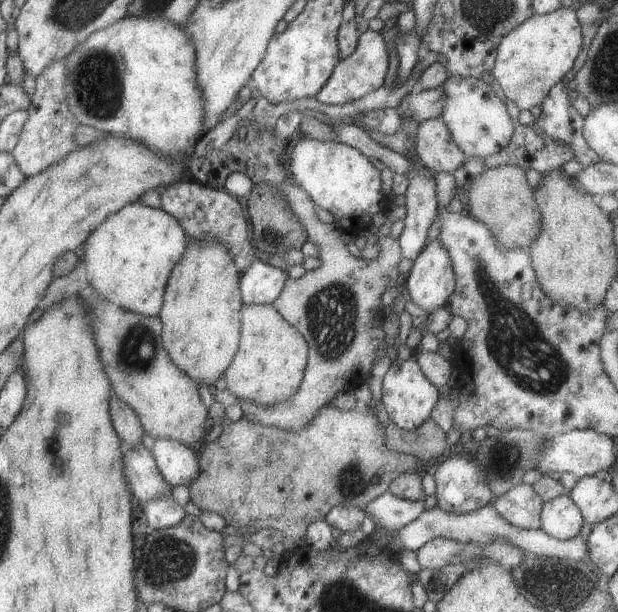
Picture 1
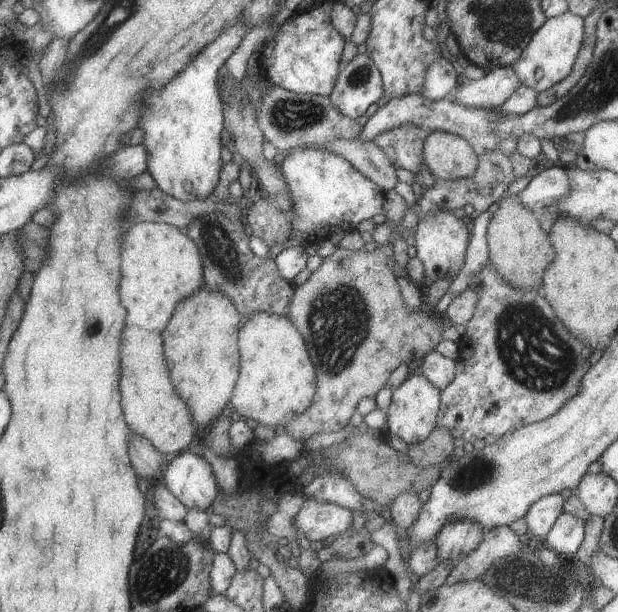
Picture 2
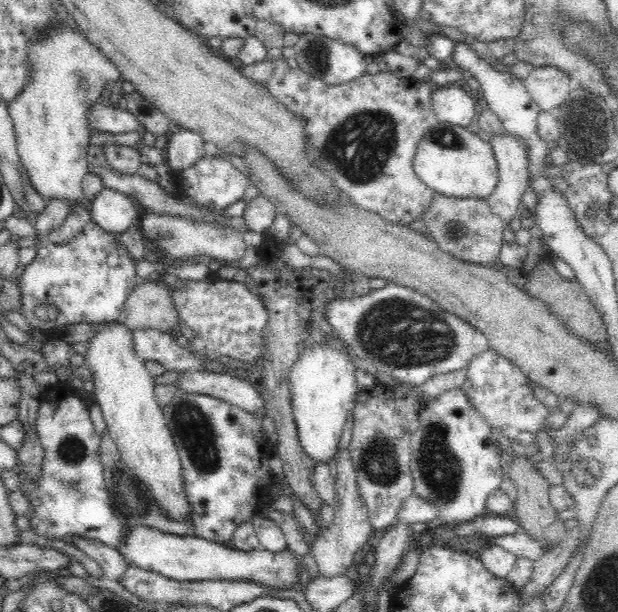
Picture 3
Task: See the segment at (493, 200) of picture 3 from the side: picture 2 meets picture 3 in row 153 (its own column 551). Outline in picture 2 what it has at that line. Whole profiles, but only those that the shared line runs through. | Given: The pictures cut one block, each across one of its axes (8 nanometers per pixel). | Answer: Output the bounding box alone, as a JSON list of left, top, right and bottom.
[525,493,564,542]

